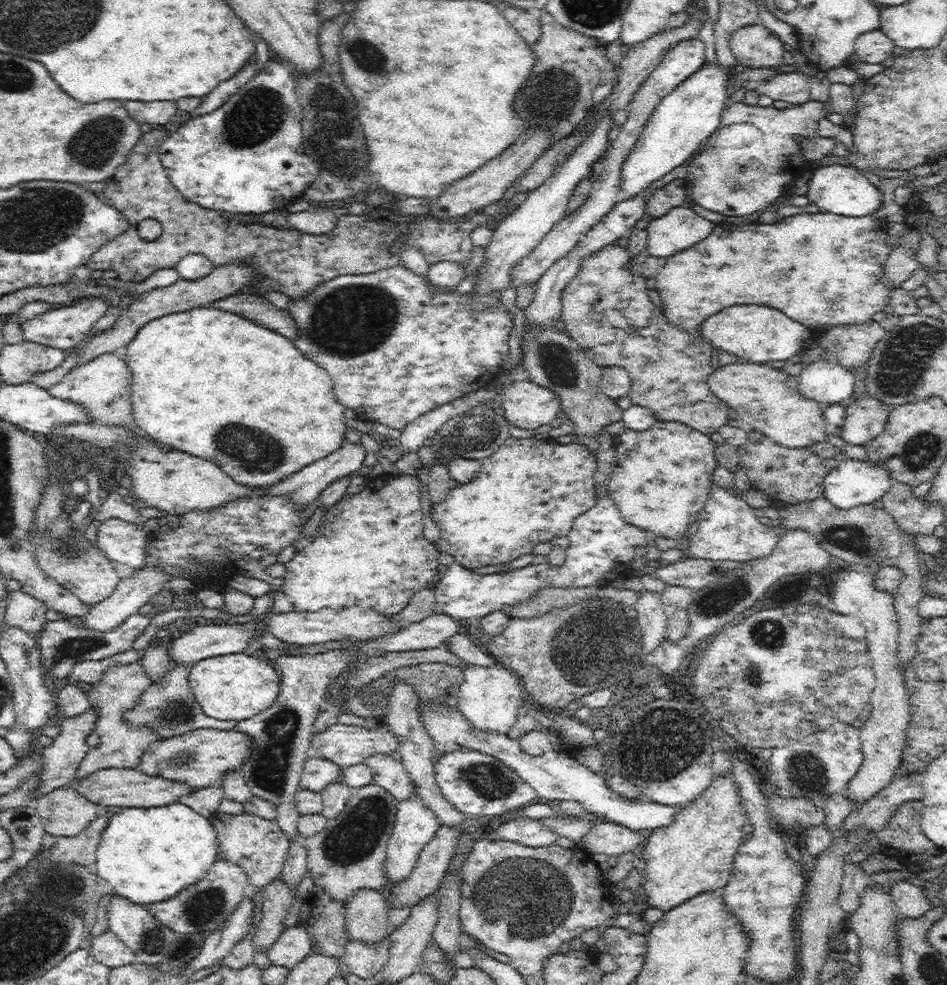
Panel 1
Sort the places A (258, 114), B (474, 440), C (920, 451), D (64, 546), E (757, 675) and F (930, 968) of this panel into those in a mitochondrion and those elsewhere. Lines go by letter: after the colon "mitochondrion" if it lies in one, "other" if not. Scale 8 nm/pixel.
A: mitochondrion
B: mitochondrion
C: mitochondrion
D: mitochondrion
E: mitochondrion
F: mitochondrion

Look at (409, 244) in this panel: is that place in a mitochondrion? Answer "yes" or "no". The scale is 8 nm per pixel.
no

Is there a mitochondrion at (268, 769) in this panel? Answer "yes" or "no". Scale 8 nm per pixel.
yes

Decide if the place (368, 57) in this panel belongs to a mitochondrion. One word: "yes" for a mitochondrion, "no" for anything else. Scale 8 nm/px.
yes

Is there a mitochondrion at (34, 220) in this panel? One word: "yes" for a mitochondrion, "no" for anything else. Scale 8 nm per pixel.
yes

